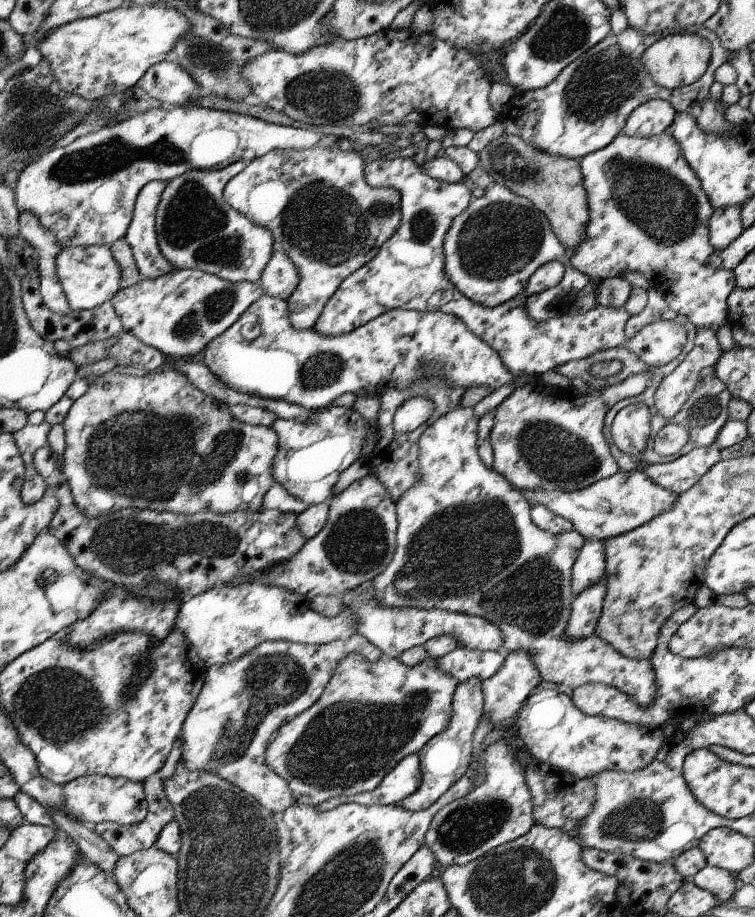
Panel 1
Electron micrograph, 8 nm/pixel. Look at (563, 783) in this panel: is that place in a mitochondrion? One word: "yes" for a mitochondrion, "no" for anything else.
no

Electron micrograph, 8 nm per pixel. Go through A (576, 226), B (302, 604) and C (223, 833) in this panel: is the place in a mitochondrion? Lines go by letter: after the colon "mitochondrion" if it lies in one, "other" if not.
A: other
B: other
C: mitochondrion

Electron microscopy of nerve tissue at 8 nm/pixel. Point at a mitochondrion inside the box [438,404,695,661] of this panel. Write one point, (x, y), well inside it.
(550, 451)

